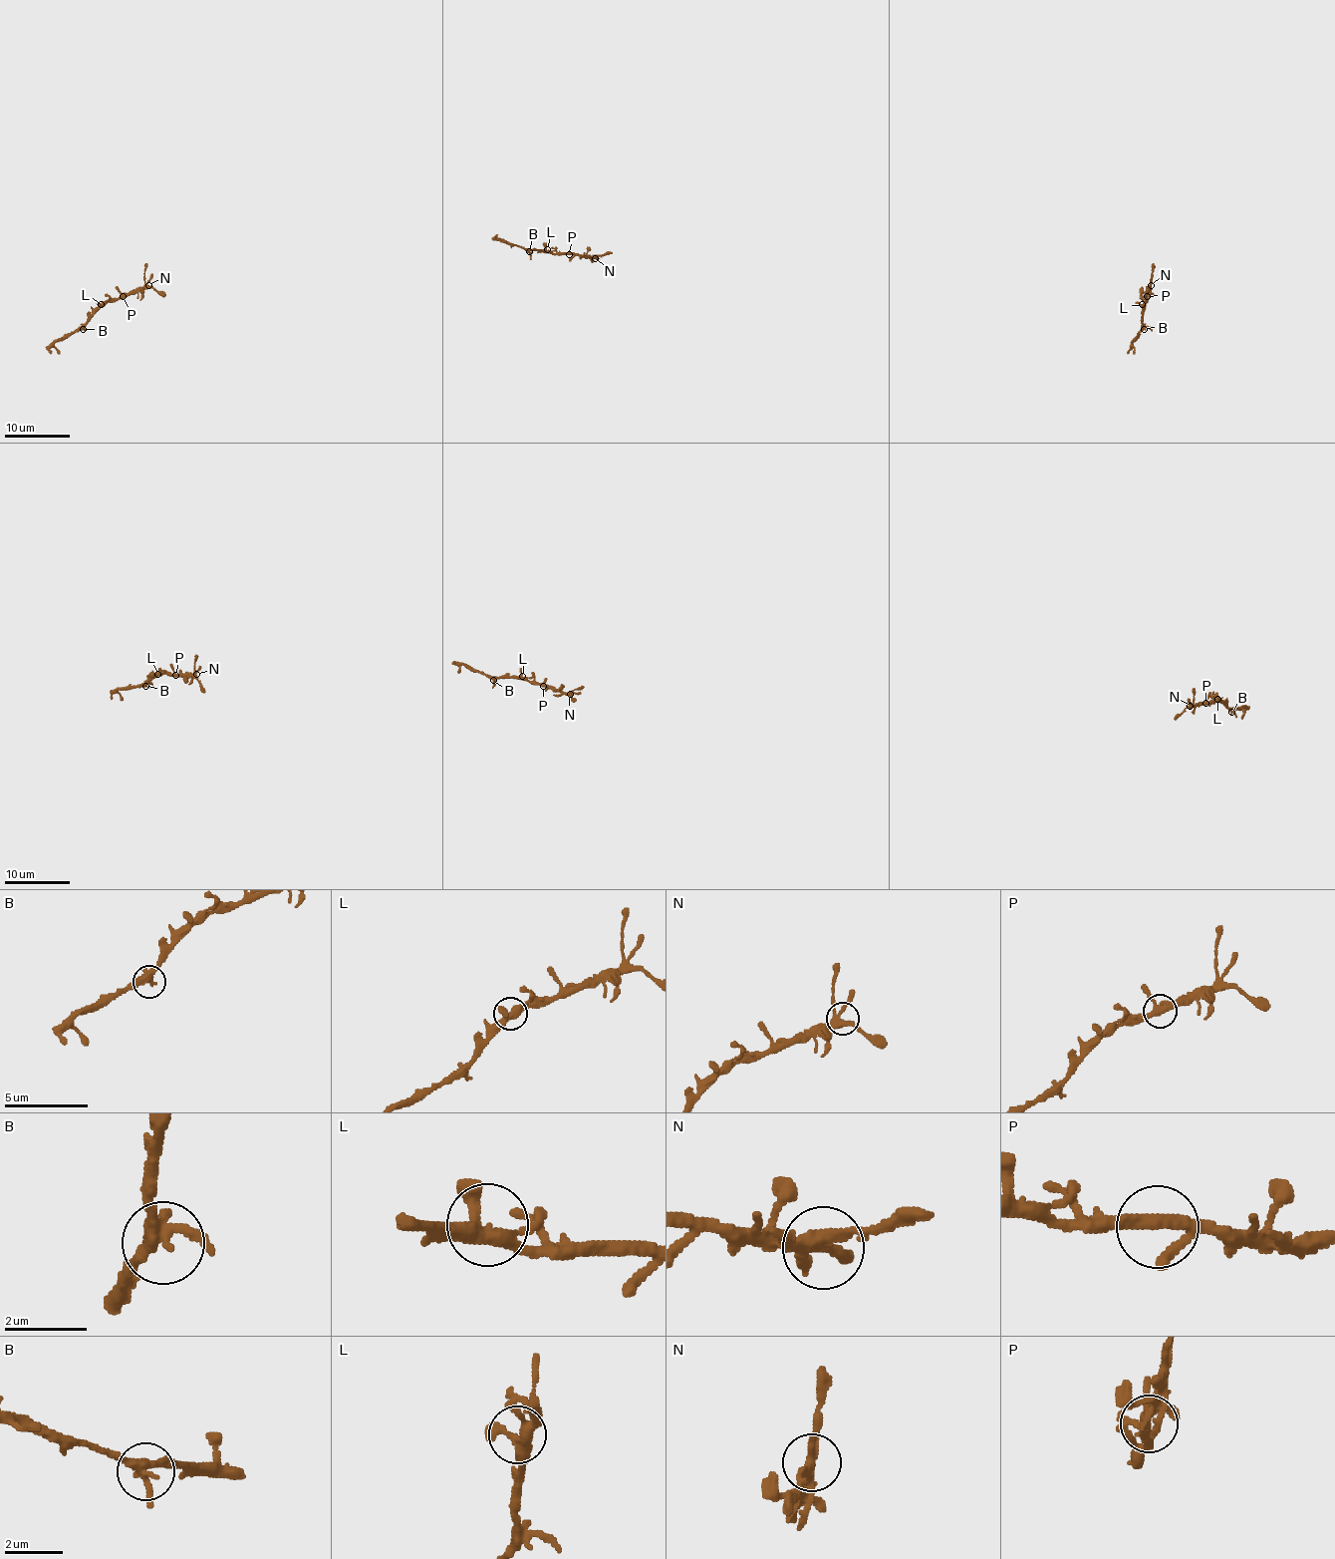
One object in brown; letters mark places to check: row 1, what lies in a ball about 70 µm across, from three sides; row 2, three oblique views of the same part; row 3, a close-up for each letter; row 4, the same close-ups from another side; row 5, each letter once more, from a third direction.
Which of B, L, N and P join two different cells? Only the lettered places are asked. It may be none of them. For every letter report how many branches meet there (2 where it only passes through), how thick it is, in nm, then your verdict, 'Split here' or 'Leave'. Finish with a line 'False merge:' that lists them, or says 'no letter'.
B: Branches: 3. Thickness 300 nm. Leave
L: Branches: 4. Thickness 360 nm. Leave
N: Branches: 4. Thickness 280 nm. Leave
P: Branches: 4. Thickness 300 nm. Leave
False merge: no letter

